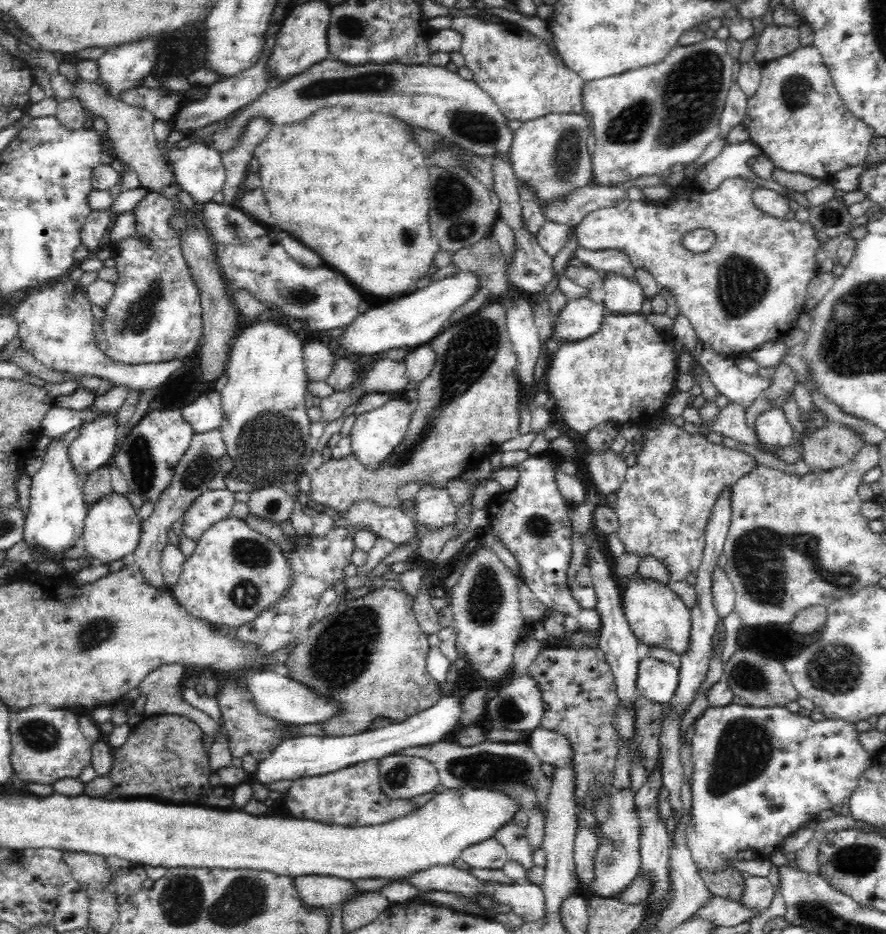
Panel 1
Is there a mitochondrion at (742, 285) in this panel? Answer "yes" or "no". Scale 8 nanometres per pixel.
yes

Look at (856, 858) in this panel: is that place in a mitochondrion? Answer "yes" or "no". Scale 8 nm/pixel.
yes

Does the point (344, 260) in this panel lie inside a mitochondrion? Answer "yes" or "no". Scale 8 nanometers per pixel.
no

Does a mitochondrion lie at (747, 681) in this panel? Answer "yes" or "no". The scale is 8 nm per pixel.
yes

